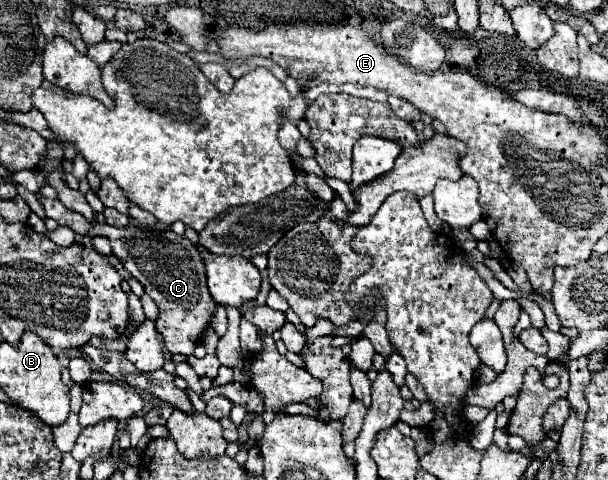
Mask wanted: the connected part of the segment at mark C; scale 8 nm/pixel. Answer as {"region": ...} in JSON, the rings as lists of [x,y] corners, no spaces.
{"region":[[[41,200],[47,218],[53,218],[61,226],[69,226],[75,234],[81,236],[105,236],[113,248],[113,254],[121,260],[125,270],[141,282],[145,292],[155,300],[159,308],[159,316],[155,320],[155,328],[161,334],[167,352],[191,356],[197,342],[201,342],[203,332],[209,328],[217,302],[207,290],[203,256],[193,242],[185,236],[177,236],[171,230],[149,230],[139,228],[137,224],[129,224],[125,228],[115,228],[107,224],[91,224],[81,214],[65,208],[59,200]]]}

